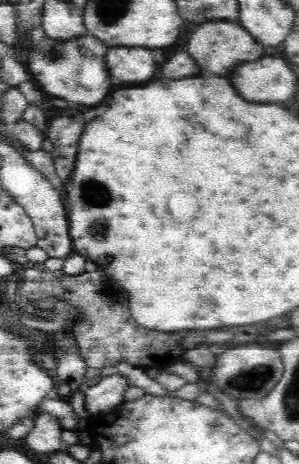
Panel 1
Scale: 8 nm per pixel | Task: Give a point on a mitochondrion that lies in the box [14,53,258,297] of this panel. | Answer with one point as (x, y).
(94, 195)

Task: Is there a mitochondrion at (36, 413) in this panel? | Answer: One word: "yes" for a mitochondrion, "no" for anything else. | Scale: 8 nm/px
no

